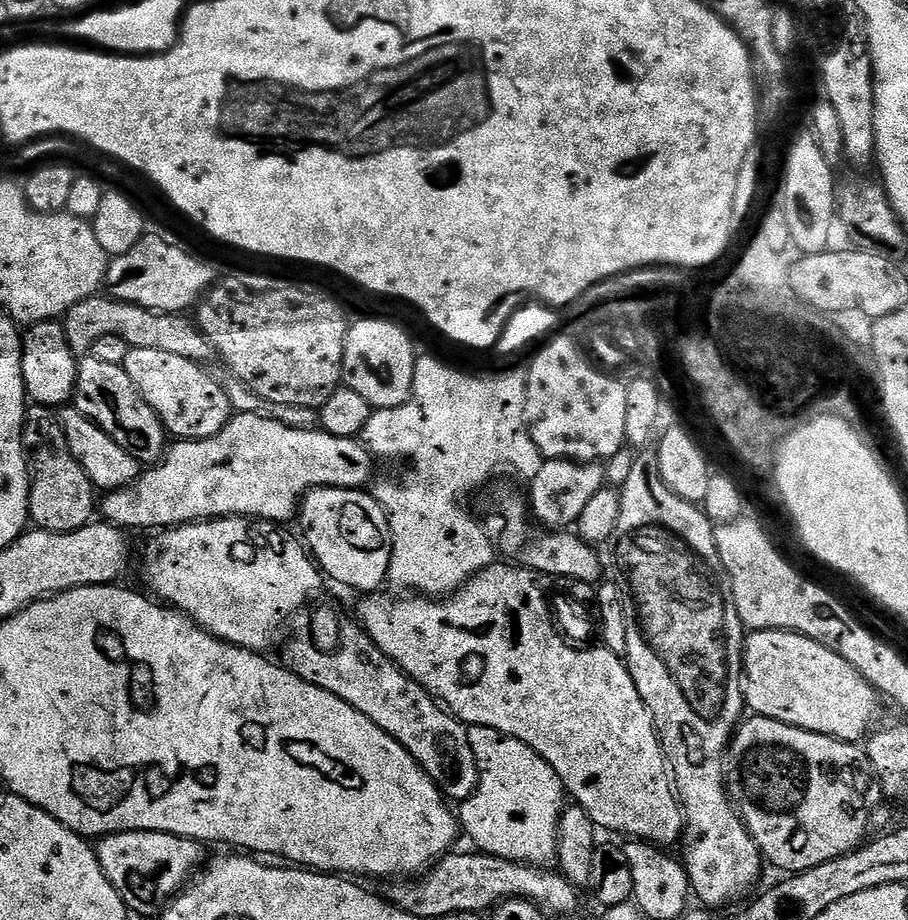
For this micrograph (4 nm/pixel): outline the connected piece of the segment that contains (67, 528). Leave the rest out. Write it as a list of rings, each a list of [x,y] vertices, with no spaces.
[[[33,403],[25,411],[24,451],[28,454],[32,478],[30,502],[28,503],[31,523],[42,532],[73,532],[93,523],[95,516],[92,515],[95,512],[97,515],[98,512],[98,490],[90,482],[86,470],[82,470],[82,466],[78,466],[78,458],[74,458],[74,454],[70,454],[70,446],[66,442],[66,434],[60,424],[60,417],[51,407]]]

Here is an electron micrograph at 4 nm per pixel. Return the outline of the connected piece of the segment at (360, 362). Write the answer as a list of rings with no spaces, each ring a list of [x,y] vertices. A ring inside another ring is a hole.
[[[360,320],[351,325],[344,351],[343,383],[354,394],[362,394],[373,409],[397,408],[410,398],[418,349],[396,324],[388,320]]]

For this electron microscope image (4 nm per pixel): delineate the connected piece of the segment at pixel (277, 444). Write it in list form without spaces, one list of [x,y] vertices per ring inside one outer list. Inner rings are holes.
[[[244,412],[233,415],[218,434],[214,434],[214,438],[206,438],[205,440],[181,440],[173,443],[165,451],[163,460],[159,464],[153,464],[147,470],[141,471],[135,484],[128,484],[125,488],[119,488],[116,492],[107,493],[102,500],[102,516],[109,524],[115,524],[116,527],[125,530],[131,528],[156,528],[152,530],[167,530],[175,528],[182,524],[195,524],[197,520],[219,520],[221,516],[246,516],[253,520],[270,520],[273,522],[285,522],[297,515],[298,501],[307,496],[314,488],[359,488],[363,489],[364,484],[372,476],[372,464],[374,465],[374,457],[363,443],[356,438],[338,438],[334,434],[312,428],[291,428],[288,424],[283,424],[280,420],[267,420],[264,416],[259,416],[256,412]]]

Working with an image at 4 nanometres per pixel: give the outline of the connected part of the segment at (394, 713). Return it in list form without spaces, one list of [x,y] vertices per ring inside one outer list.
[[[320,608],[312,616],[312,640],[296,640],[288,648],[287,667],[291,668],[306,682],[350,702],[354,710],[366,714],[374,726],[386,730],[409,752],[426,770],[426,774],[439,786],[440,791],[452,802],[469,800],[476,793],[480,781],[480,771],[474,750],[470,746],[468,728],[436,697],[431,696],[423,686],[414,682],[389,656],[366,634],[360,634],[356,640],[356,628],[348,620],[340,617],[336,608]]]

